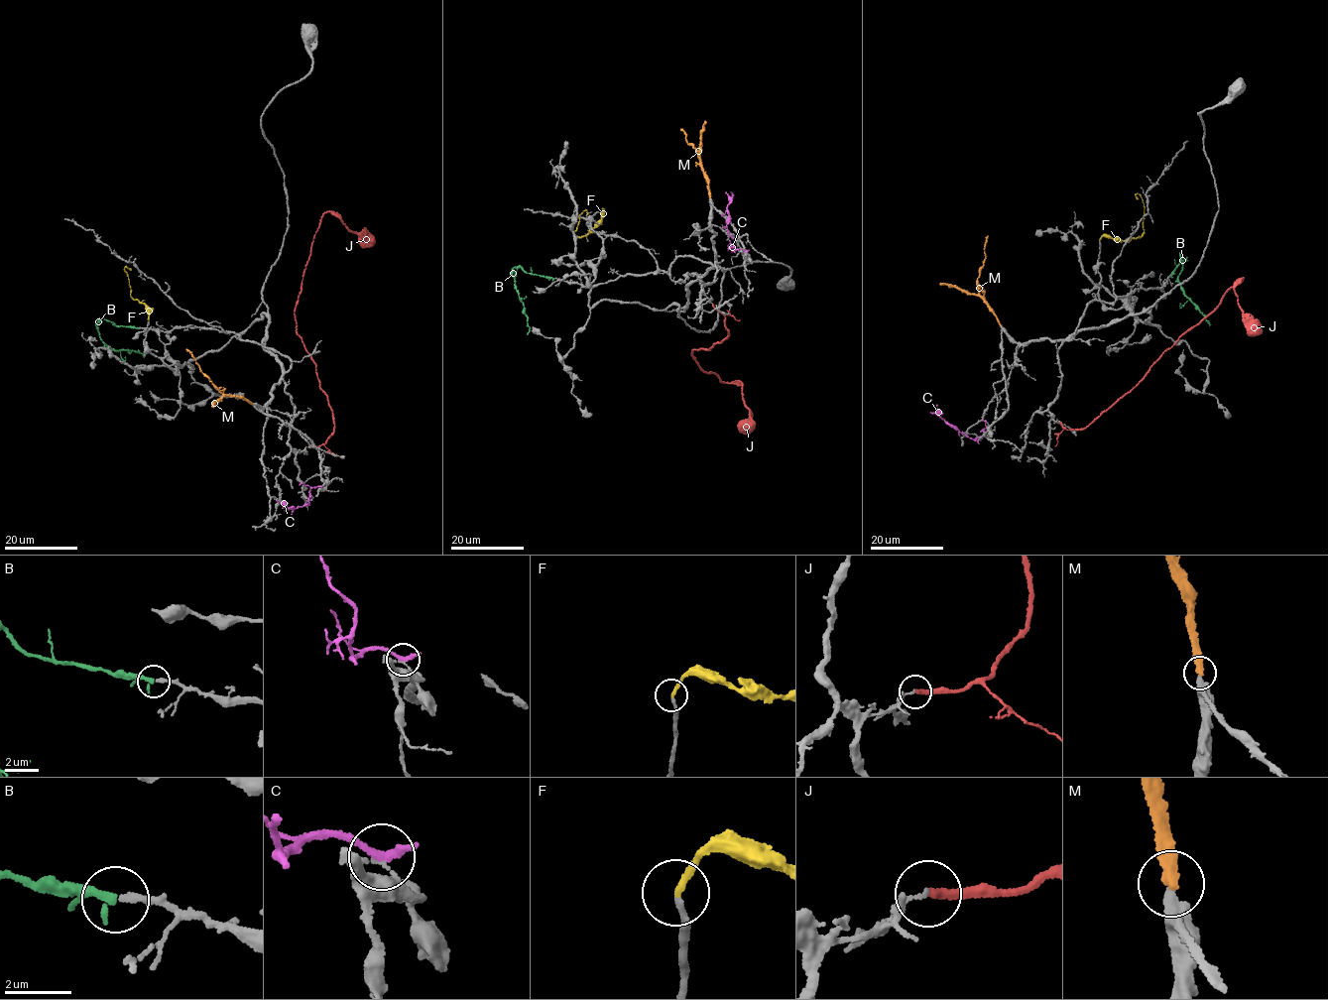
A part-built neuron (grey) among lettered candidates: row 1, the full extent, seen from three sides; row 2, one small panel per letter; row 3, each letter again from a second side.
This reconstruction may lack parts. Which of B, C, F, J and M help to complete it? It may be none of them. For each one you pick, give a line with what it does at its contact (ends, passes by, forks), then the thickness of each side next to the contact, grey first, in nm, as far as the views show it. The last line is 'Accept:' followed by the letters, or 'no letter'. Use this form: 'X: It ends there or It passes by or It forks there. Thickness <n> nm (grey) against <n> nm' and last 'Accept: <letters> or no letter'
B: It ends there. Thickness 180 nm (grey) against 260 nm
F: It ends there. Thickness 170 nm (grey) against 190 nm
M: It ends there. Thickness 360 nm (grey) against 340 nm
Accept: B, F, M

